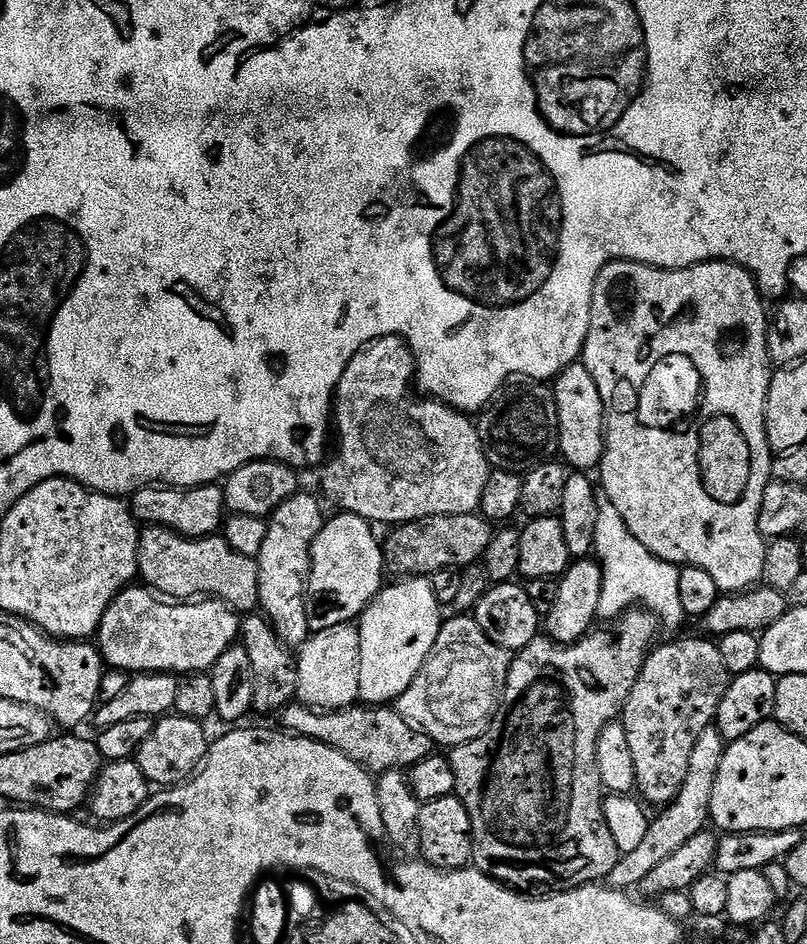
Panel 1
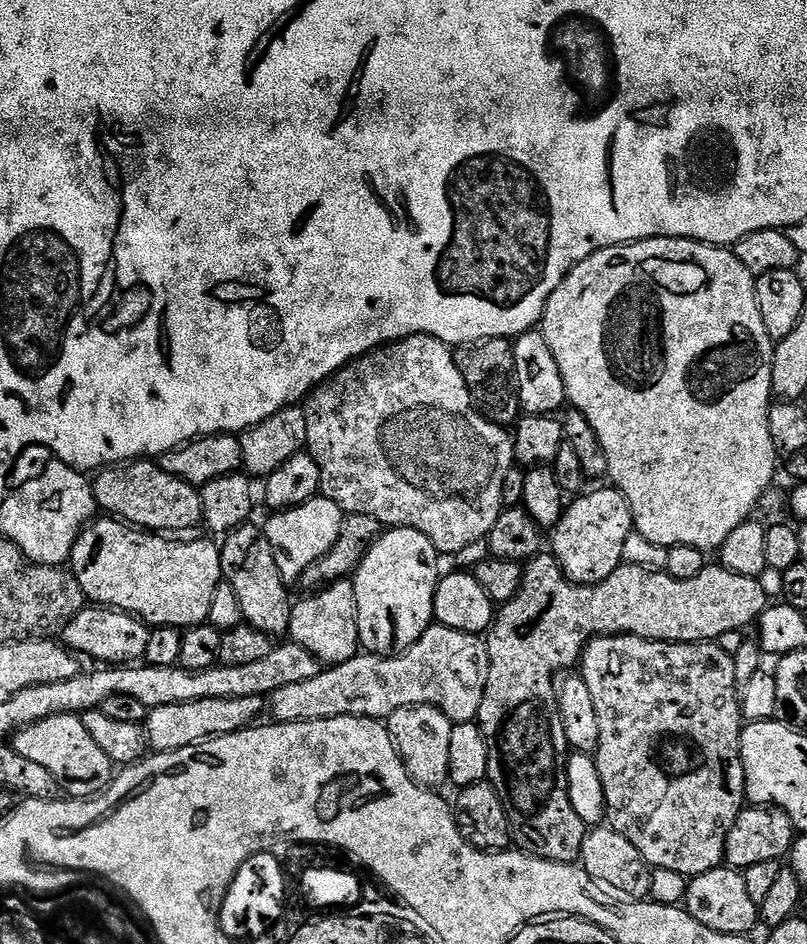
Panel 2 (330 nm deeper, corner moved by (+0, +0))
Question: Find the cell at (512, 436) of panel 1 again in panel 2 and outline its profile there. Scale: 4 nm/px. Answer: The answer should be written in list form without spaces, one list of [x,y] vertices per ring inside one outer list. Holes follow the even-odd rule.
[[[507,339],[482,340],[478,344],[457,347],[454,355],[456,357],[456,365],[458,366],[458,374],[462,374],[462,378],[466,378],[466,386],[472,391],[473,406],[491,424],[501,426],[515,425],[522,413],[520,410],[520,400],[516,396],[516,363],[512,357],[512,344]]]

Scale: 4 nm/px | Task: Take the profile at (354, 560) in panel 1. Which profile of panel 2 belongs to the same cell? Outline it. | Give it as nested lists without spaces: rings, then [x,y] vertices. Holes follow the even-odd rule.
[[[318,494],[296,508],[276,510],[271,515],[268,521],[263,521],[262,527],[270,542],[270,550],[274,550],[274,562],[278,562],[284,581],[296,582],[306,569],[332,549],[334,542],[338,542],[346,514],[333,500]]]

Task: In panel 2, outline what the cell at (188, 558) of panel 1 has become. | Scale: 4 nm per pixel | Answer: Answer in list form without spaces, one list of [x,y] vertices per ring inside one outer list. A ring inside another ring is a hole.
[[[148,458],[97,471],[92,493],[101,513],[157,534],[188,534],[191,528],[199,529],[204,519],[200,489],[166,474],[159,463]]]

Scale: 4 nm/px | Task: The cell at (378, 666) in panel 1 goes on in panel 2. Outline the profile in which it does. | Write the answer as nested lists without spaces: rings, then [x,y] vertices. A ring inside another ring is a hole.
[[[389,527],[373,540],[354,574],[358,606],[358,634],[363,651],[377,656],[399,656],[434,623],[434,594],[442,575],[436,547],[413,528]]]

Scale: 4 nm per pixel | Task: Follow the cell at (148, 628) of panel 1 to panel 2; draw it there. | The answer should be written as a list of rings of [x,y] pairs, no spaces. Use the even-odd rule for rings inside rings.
[[[96,518],[84,525],[84,529],[80,531],[78,538],[74,542],[70,571],[76,575],[78,586],[82,586],[85,601],[91,602],[93,605],[102,608],[113,608],[119,612],[136,616],[152,628],[161,628],[162,626],[170,626],[171,628],[179,628],[181,630],[196,628],[199,624],[207,621],[208,615],[210,614],[210,602],[214,602],[214,590],[225,579],[226,569],[222,566],[220,550],[215,543],[212,545],[208,540],[188,539],[192,538],[169,538],[164,534],[141,530],[131,524],[125,524],[119,518]]]

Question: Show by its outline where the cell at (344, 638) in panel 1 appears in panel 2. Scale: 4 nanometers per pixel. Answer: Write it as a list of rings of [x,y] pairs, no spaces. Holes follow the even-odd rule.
[[[338,580],[335,584],[321,587],[315,594],[305,596],[308,596],[305,600],[297,599],[292,605],[288,627],[291,643],[310,650],[310,654],[314,654],[314,658],[318,658],[324,666],[350,662],[350,658],[357,656],[362,648],[352,580]]]

